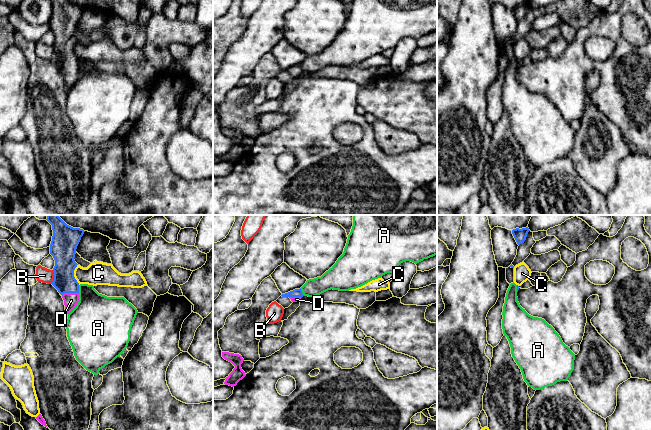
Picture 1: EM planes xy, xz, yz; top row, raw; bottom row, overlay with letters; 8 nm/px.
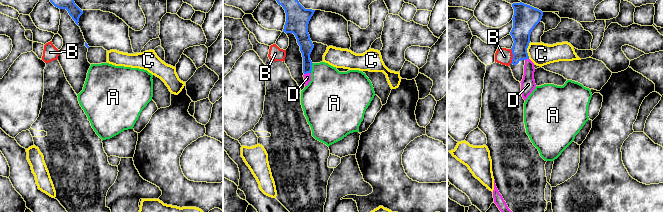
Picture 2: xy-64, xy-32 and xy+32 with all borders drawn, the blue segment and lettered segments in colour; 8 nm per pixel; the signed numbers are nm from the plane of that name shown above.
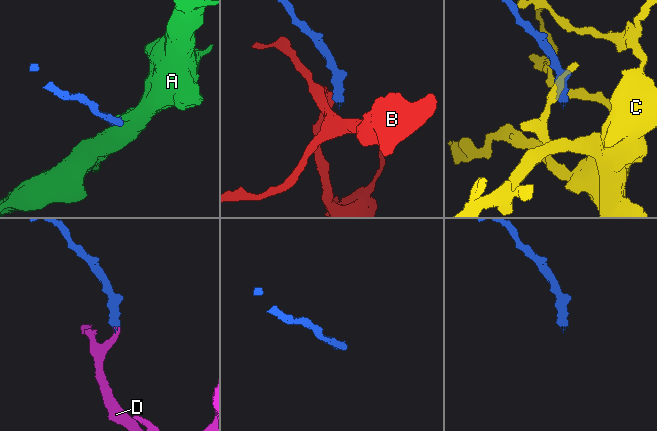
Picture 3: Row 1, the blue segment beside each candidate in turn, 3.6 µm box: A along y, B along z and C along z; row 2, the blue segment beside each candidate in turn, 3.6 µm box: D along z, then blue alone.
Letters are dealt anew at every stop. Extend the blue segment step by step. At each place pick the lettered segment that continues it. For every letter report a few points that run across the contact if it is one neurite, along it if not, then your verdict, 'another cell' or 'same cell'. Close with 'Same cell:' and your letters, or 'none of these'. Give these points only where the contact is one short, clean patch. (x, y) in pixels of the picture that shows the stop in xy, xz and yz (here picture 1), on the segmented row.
A: line xy (78, 285), (79, 292); another cell
B: line xy (53, 270), (53, 280), (50, 283); another cell
C: line xy (77, 264), (74, 270), (74, 278), (79, 284); another cell
D: line xy (64, 281), (70, 292), (71, 300); same cell
Same cell: D

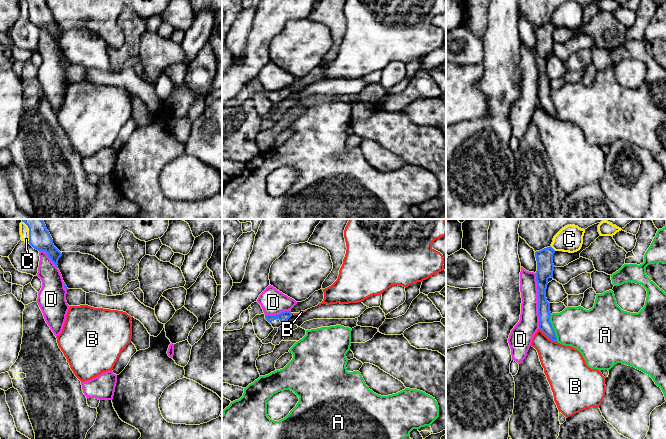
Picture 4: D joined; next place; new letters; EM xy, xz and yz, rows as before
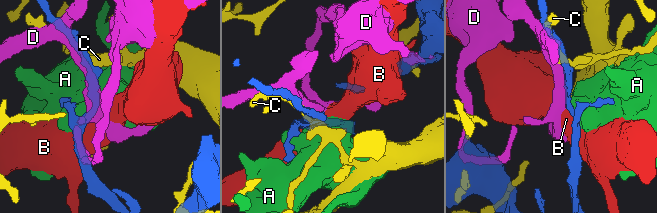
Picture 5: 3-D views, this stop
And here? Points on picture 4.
A: another cell
B: another cell
C: another cell
D: another cell
Same cell: none of these

